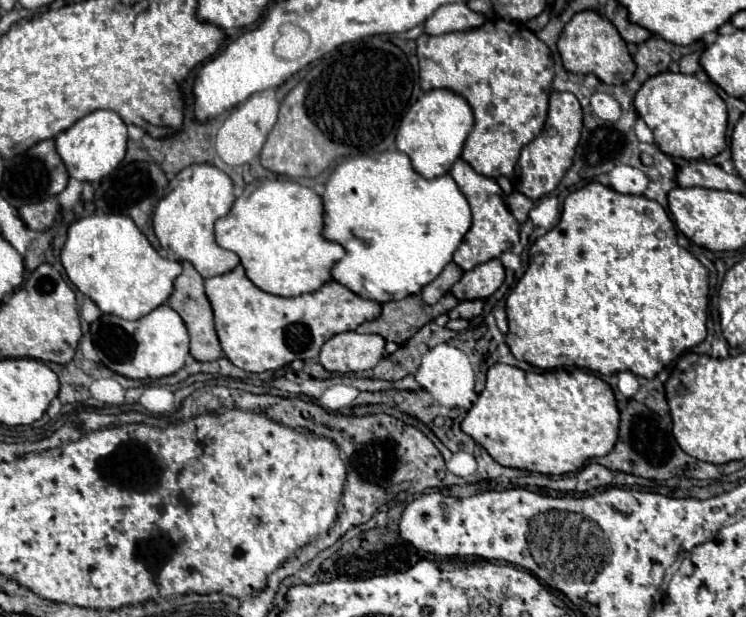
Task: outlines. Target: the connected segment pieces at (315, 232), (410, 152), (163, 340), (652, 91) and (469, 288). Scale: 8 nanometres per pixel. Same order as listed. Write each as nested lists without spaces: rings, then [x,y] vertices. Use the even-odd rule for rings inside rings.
[[[258,179],[246,185],[244,193],[236,197],[228,215],[214,223],[214,235],[222,249],[234,251],[240,257],[246,277],[258,289],[280,297],[296,297],[320,289],[326,281],[330,281],[332,265],[344,255],[340,245],[328,243],[322,237],[322,199],[310,187],[290,179]]]
[[[434,89],[424,93],[424,97],[420,97],[402,117],[396,133],[396,147],[410,157],[412,167],[418,175],[424,179],[434,179],[446,175],[452,163],[460,157],[472,125],[472,109],[464,97],[446,89]]]
[[[166,303],[156,307],[146,317],[126,321],[114,315],[102,315],[90,325],[94,347],[100,351],[102,365],[130,379],[158,379],[176,373],[188,357],[188,333],[182,317]]]
[[[664,71],[654,77],[650,77],[636,93],[634,107],[638,115],[644,119],[644,123],[652,129],[654,133],[654,143],[670,157],[682,157],[682,159],[700,159],[708,161],[716,157],[718,153],[724,151],[726,147],[726,103],[722,97],[714,91],[712,85],[698,81],[694,75],[684,75],[684,73],[672,73]]]
[[[490,259],[482,265],[476,265],[474,269],[466,271],[458,283],[452,285],[450,293],[458,301],[468,299],[486,299],[490,297],[504,281],[504,267],[500,259]]]

